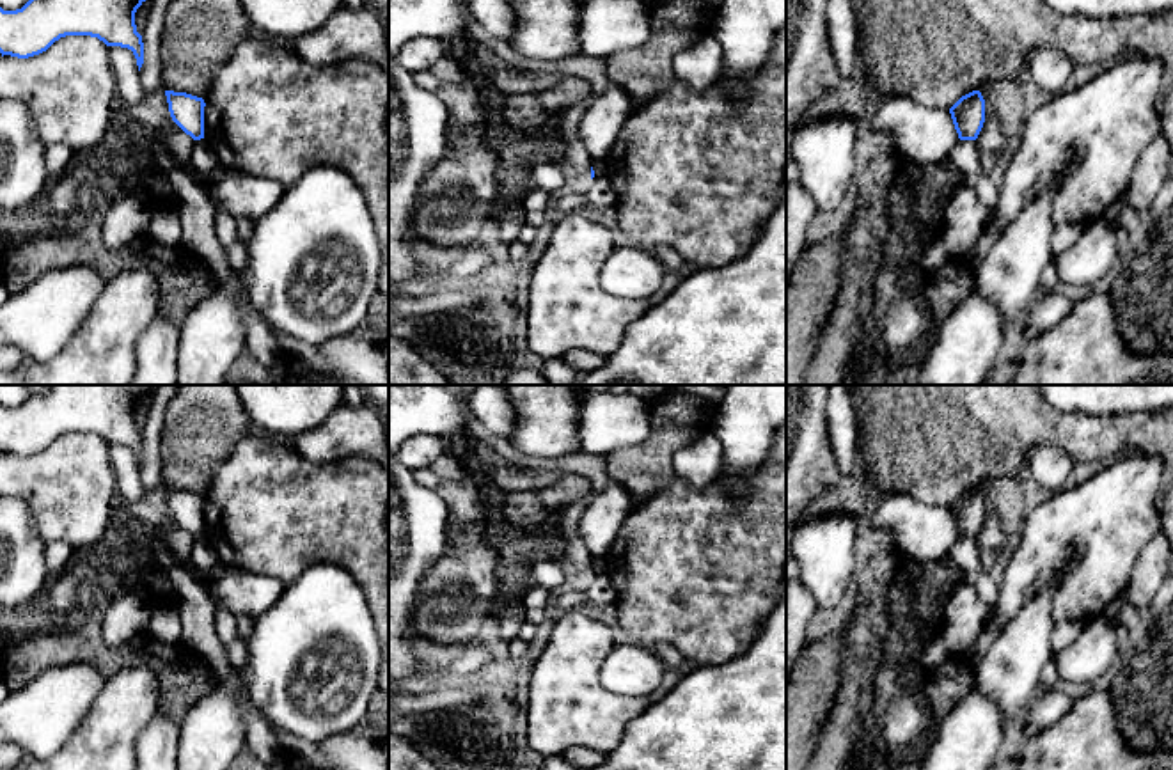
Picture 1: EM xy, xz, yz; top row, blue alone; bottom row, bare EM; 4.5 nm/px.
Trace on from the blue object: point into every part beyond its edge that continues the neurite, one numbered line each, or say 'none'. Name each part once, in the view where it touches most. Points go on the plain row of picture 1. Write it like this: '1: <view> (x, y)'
none

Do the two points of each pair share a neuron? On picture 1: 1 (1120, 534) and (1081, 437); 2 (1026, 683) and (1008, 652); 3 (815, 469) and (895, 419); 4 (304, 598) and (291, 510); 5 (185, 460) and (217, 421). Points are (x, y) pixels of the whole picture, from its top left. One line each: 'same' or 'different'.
1: different
2: same
3: different
4: different
5: same

